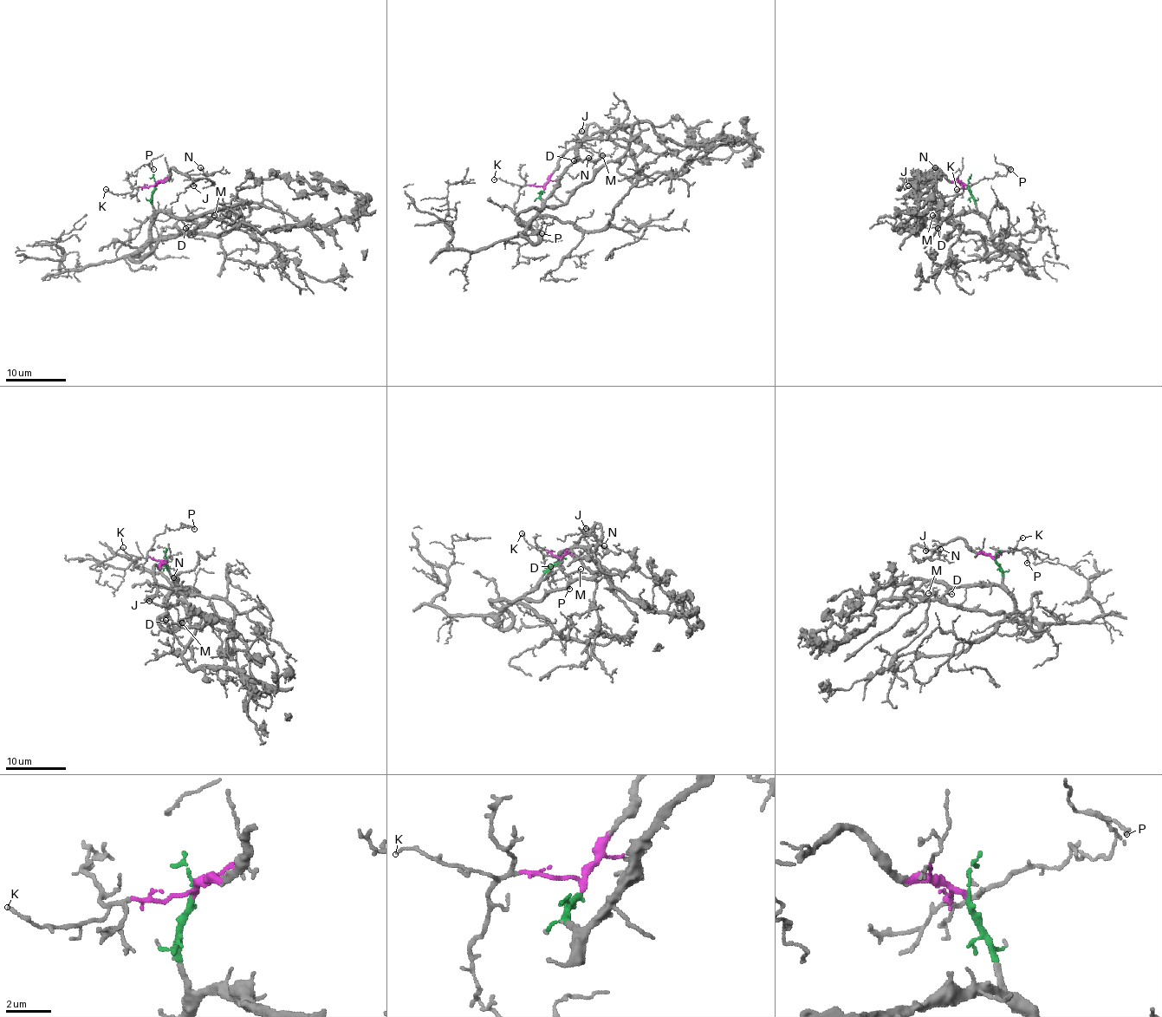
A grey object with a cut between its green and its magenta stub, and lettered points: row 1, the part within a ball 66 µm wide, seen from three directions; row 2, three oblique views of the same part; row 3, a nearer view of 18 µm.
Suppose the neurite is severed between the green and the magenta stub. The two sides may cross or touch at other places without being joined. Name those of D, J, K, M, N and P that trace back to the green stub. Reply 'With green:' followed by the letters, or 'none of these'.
With green: D, M

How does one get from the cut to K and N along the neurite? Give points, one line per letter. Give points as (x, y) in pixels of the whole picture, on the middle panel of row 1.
K: (544, 191), (541, 186), (520, 186), (494, 180)
N: (544, 191), (550, 174), (570, 150), (591, 146), (599, 154), (593, 160), (587, 158)

